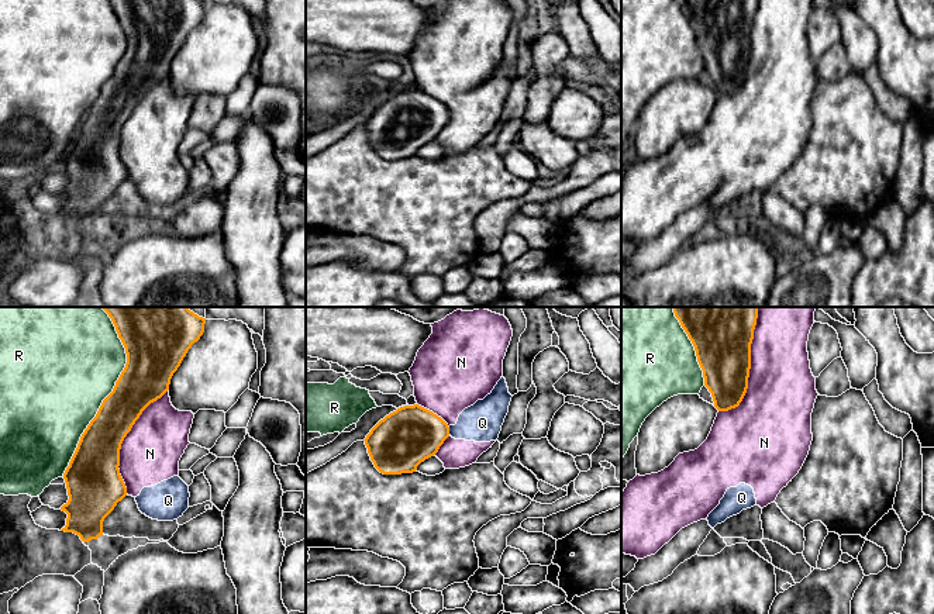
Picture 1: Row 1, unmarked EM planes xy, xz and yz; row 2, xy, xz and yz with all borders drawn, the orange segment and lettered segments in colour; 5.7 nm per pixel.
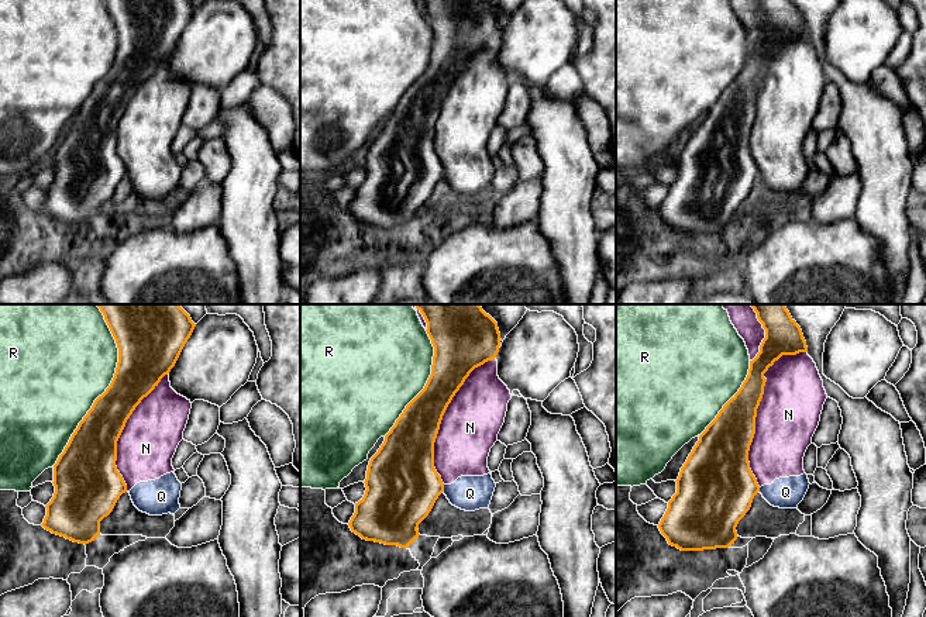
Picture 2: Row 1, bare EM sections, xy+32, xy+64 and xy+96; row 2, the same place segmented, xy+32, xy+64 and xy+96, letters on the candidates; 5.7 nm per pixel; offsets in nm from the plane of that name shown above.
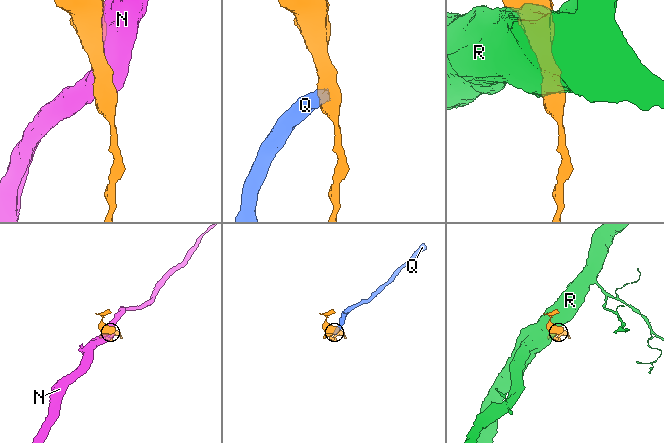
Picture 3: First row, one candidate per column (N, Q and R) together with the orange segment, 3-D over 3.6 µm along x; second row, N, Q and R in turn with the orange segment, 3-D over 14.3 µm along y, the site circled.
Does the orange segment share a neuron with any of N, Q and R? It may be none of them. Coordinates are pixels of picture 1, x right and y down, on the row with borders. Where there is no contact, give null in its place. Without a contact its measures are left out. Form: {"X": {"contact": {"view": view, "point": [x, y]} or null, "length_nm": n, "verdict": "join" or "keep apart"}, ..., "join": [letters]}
{"N": {"contact": {"view": "yz", "point": [750, 366]}, "length_nm": 650, "verdict": "keep apart"}, "Q": {"contact": {"view": "xz", "point": [448, 431]}, "length_nm": 50, "verdict": "keep apart"}, "R": {"contact": {"view": "xy", "point": [111, 392]}, "length_nm": 1000, "verdict": "keep apart"}, "join": []}

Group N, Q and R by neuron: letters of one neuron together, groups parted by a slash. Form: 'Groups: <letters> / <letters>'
Groups: N Q / R

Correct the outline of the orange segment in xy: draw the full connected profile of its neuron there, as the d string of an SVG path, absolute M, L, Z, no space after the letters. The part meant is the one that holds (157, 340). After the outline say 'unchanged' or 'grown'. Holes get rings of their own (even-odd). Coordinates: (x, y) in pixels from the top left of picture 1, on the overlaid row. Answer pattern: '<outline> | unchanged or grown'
M101 307L111 318L121 339L127 363L113 391L103 400L96 417L80 437L77 448L63 473L69 500L61 507L68 514L61 530L73 532L83 542L103 535L103 521L127 496L120 475L120 449L142 411L161 399L170 384L187 351L204 332L206 318L187 307Z | unchanged

